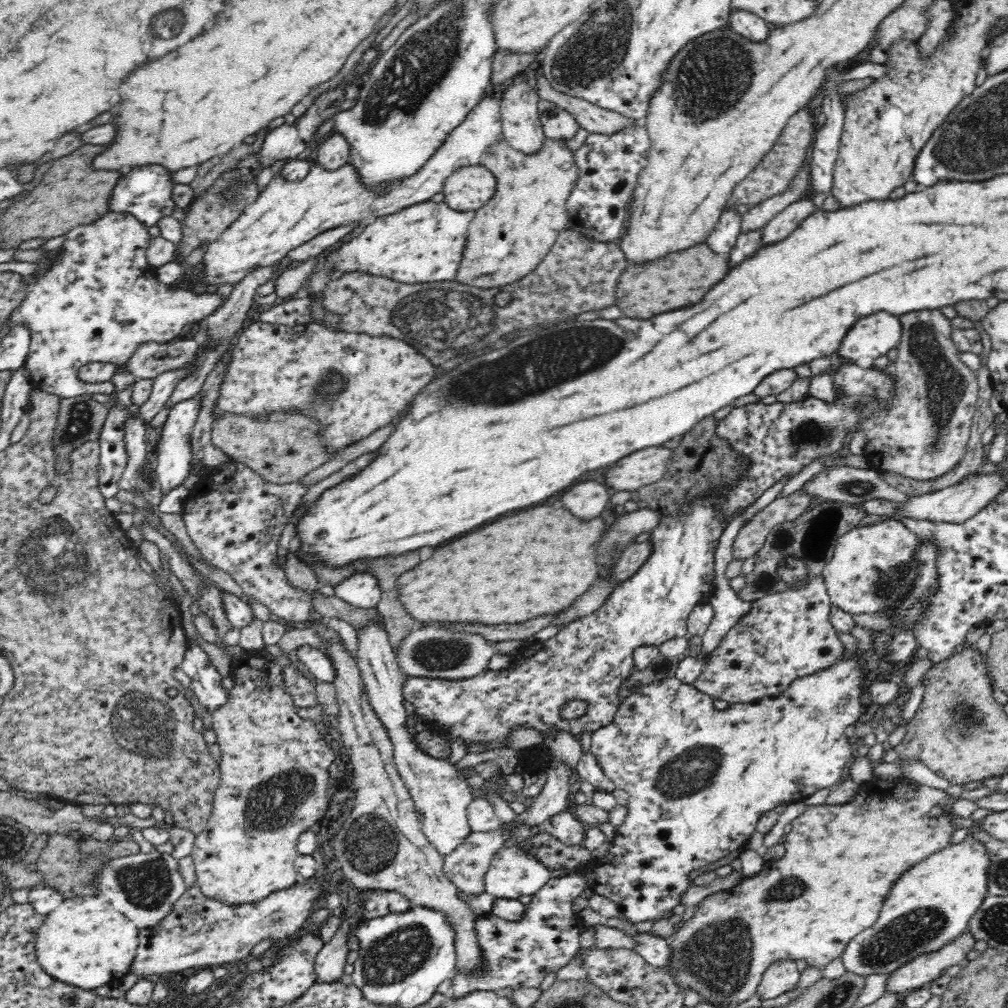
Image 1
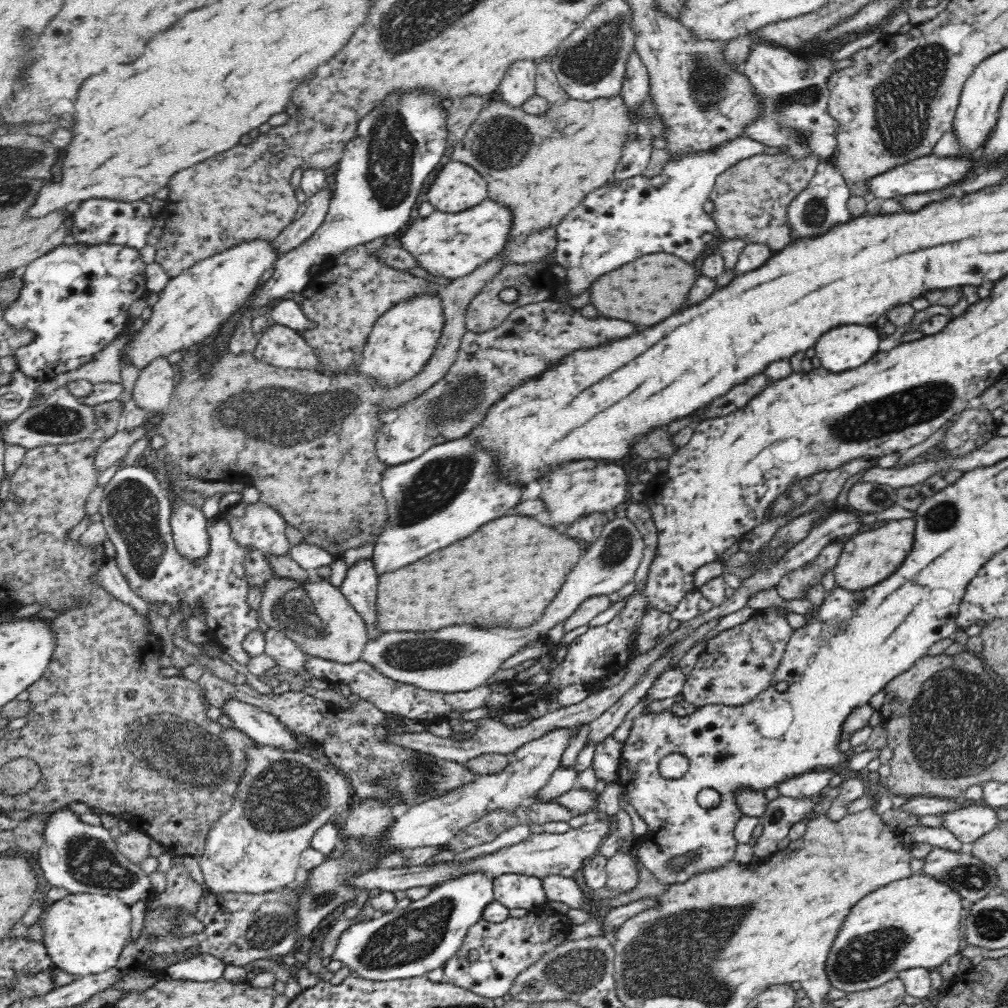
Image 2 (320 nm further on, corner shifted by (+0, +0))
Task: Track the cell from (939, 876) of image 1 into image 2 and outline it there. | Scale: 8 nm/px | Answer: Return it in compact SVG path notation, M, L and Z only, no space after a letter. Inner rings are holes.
M910 875L908 878L891 882L882 888L879 888L876 892L872 892L872 894L867 894L866 898L862 898L862 902L858 902L858 906L854 906L854 910L850 910L850 914L846 916L846 922L842 922L840 928L838 928L838 934L836 934L836 938L834 938L834 944L832 948L830 948L830 952L828 952L824 968L828 981L830 981L830 984L834 986L834 988L843 990L845 993L851 993L882 986L882 983L890 982L890 979L895 979L896 974L898 974L900 970L908 970L909 968L918 966L924 968L932 968L932 966L939 967L948 956L952 956L952 954L956 954L956 952L960 951L960 925L962 923L963 902L964 899L960 897L954 889L950 888L950 886L932 877L926 877L926 875Z

